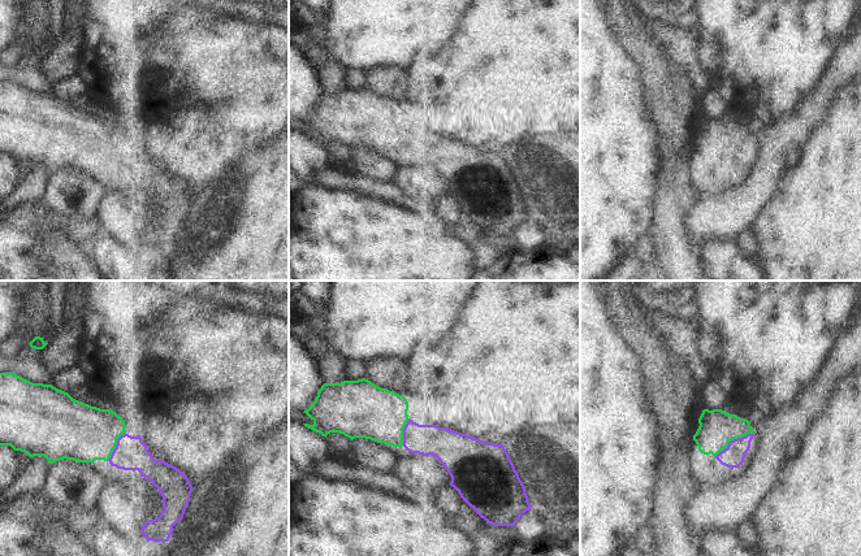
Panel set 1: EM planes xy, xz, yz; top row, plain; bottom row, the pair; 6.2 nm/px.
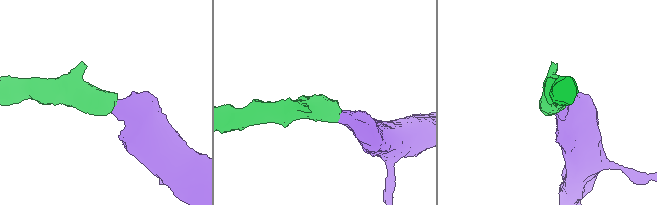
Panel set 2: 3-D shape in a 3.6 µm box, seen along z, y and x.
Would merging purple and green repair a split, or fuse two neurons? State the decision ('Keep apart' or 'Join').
Join.

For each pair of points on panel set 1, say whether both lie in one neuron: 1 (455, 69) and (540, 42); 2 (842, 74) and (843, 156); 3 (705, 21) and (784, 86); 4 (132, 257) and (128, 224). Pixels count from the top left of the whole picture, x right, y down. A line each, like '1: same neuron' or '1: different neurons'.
1: same neuron
2: different neurons
3: same neuron
4: different neurons

